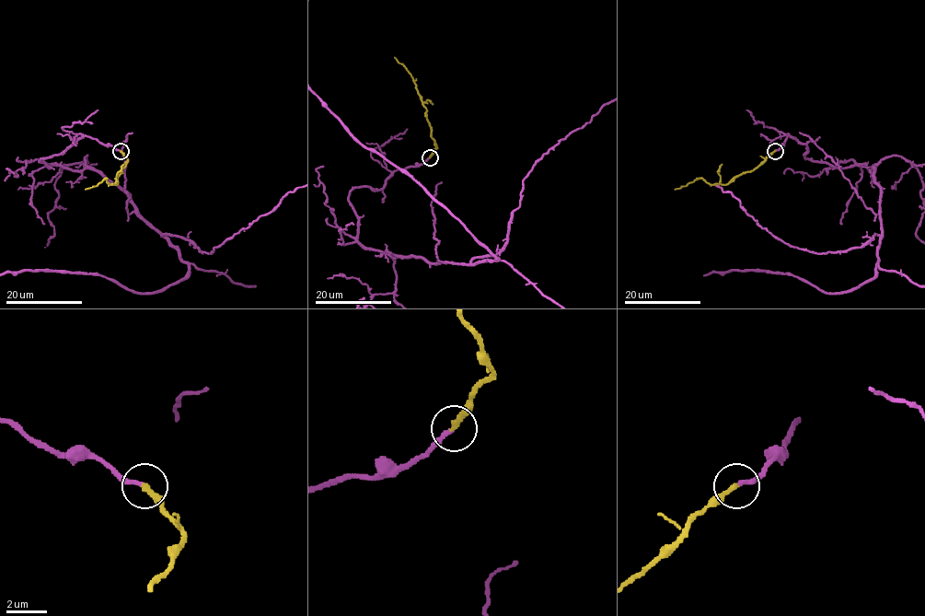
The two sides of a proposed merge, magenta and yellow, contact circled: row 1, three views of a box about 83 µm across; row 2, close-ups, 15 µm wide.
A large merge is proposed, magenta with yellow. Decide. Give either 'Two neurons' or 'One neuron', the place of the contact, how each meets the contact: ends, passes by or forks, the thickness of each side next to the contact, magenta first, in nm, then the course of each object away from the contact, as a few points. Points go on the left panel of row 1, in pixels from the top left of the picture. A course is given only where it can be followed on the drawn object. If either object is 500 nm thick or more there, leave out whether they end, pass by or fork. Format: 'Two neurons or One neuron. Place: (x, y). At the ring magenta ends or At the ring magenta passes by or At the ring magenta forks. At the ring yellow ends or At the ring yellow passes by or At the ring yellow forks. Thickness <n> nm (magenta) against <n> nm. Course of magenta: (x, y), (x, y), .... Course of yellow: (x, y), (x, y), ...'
One neuron. Place: (121, 151). At the ring magenta ends. At the ring yellow ends. Thickness 240 nm (magenta) against 280 nm. Course of magenta: (121, 150), (82, 136), (39, 161), (98, 170), (181, 260), (235, 283). Course of yellow: (121, 150), (127, 162), (117, 177), (117, 183), (109, 185), (105, 178), (96, 186), (85, 190)

